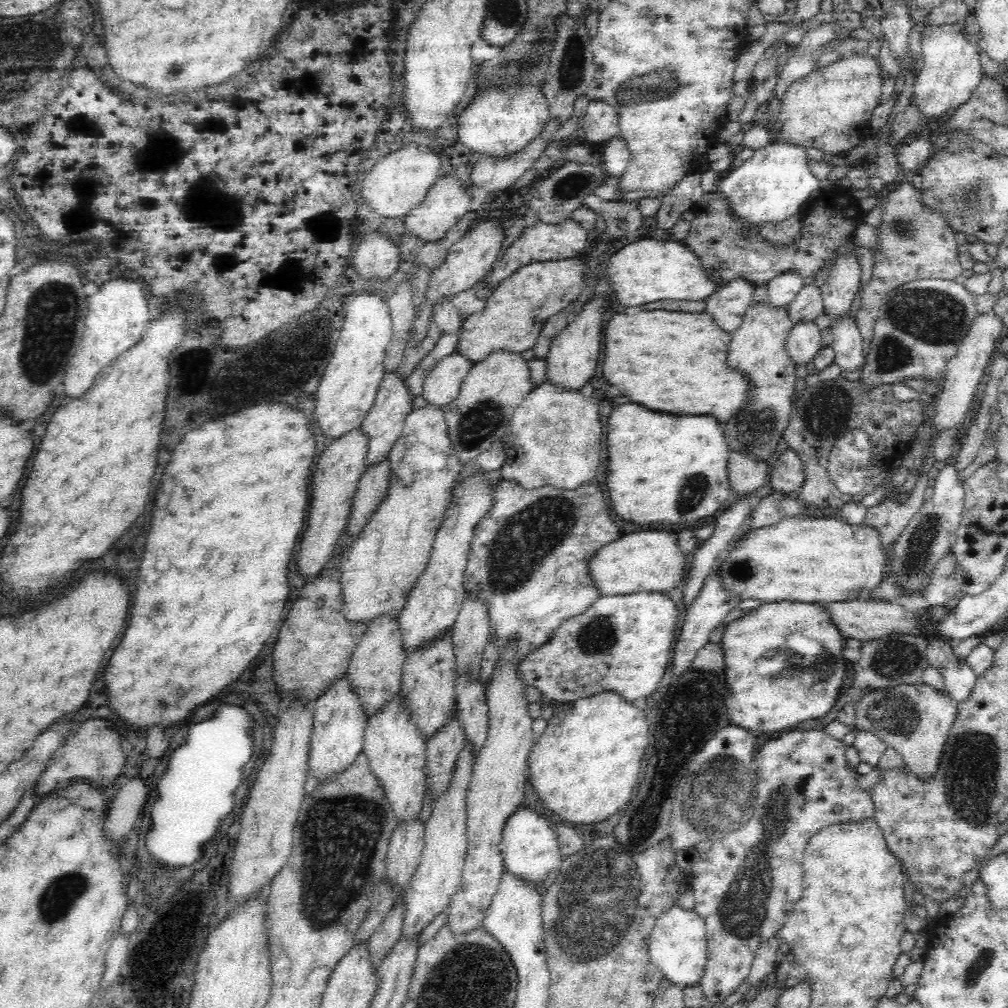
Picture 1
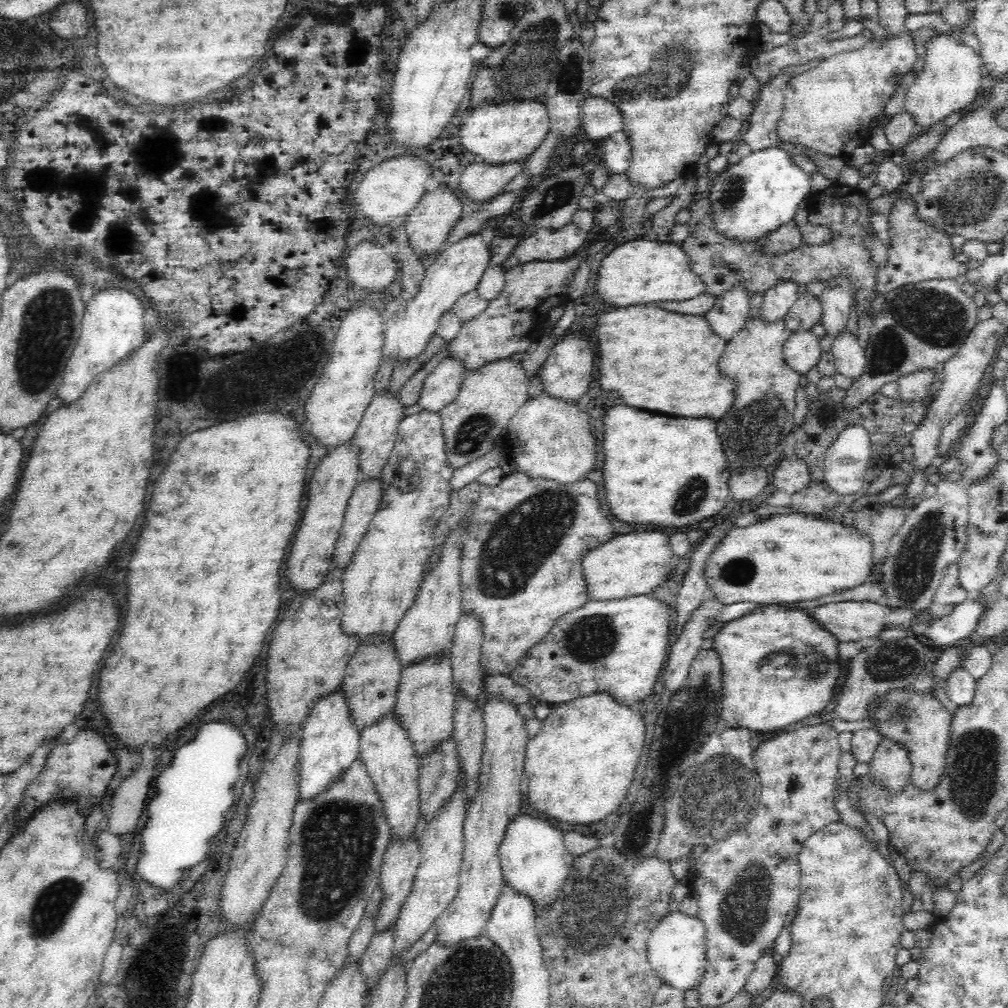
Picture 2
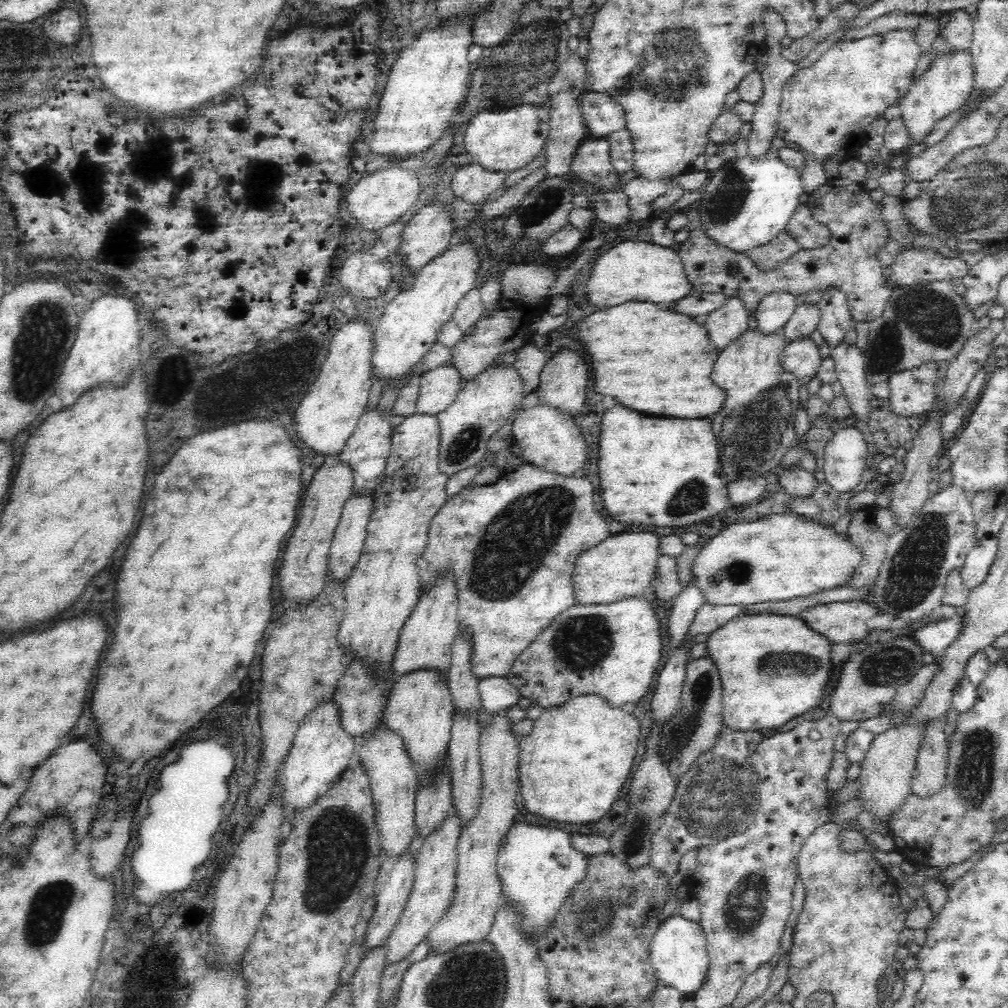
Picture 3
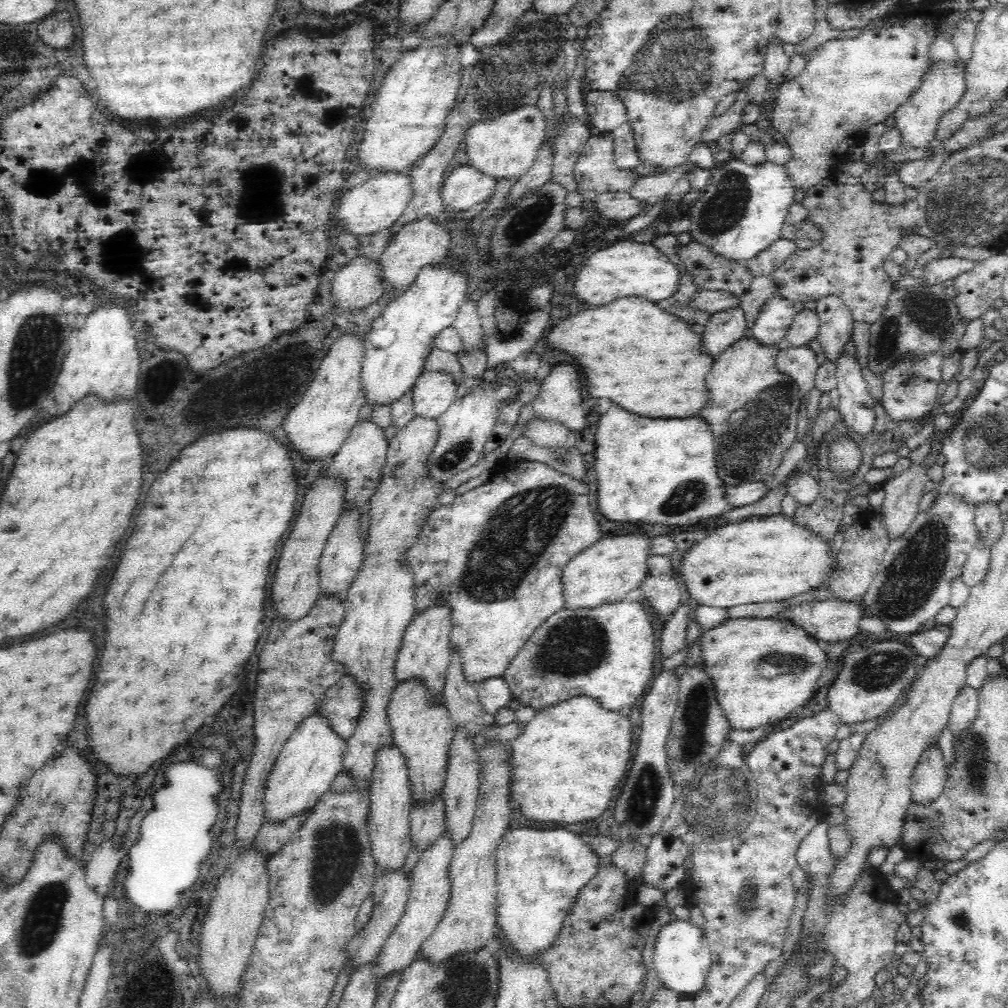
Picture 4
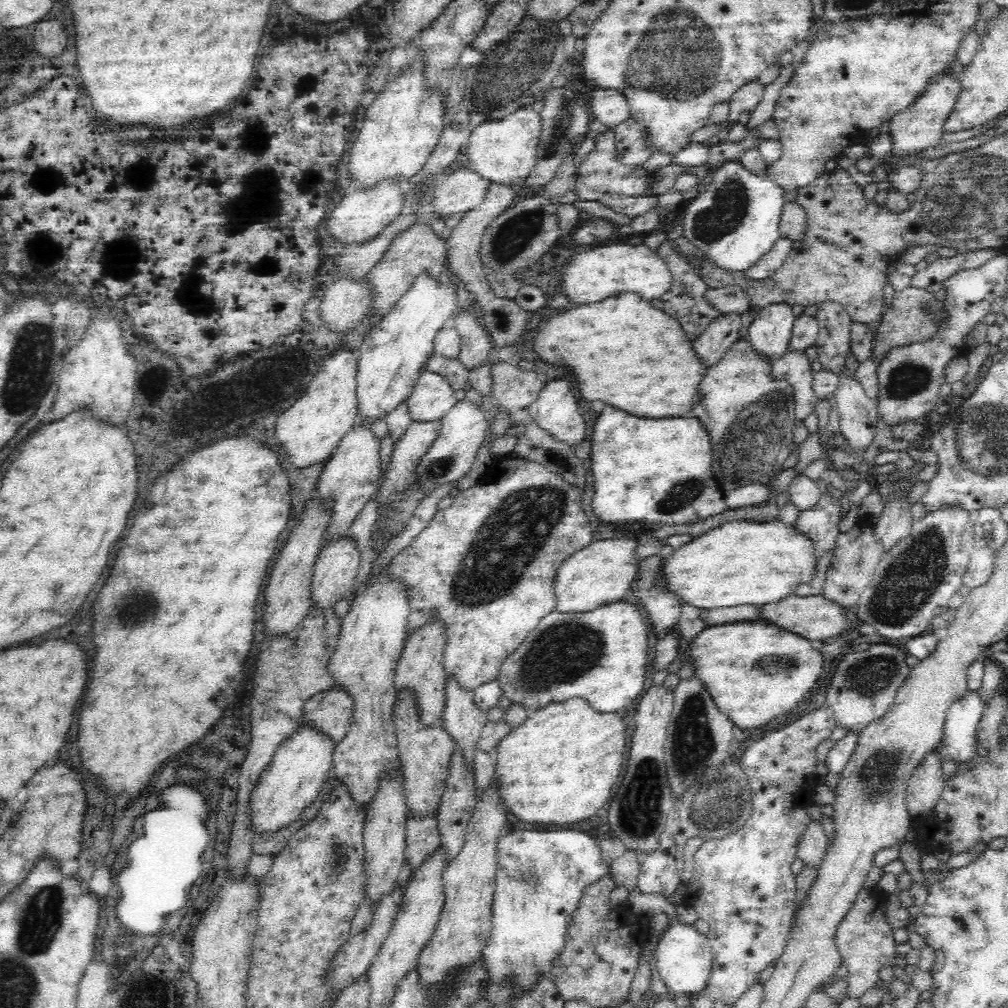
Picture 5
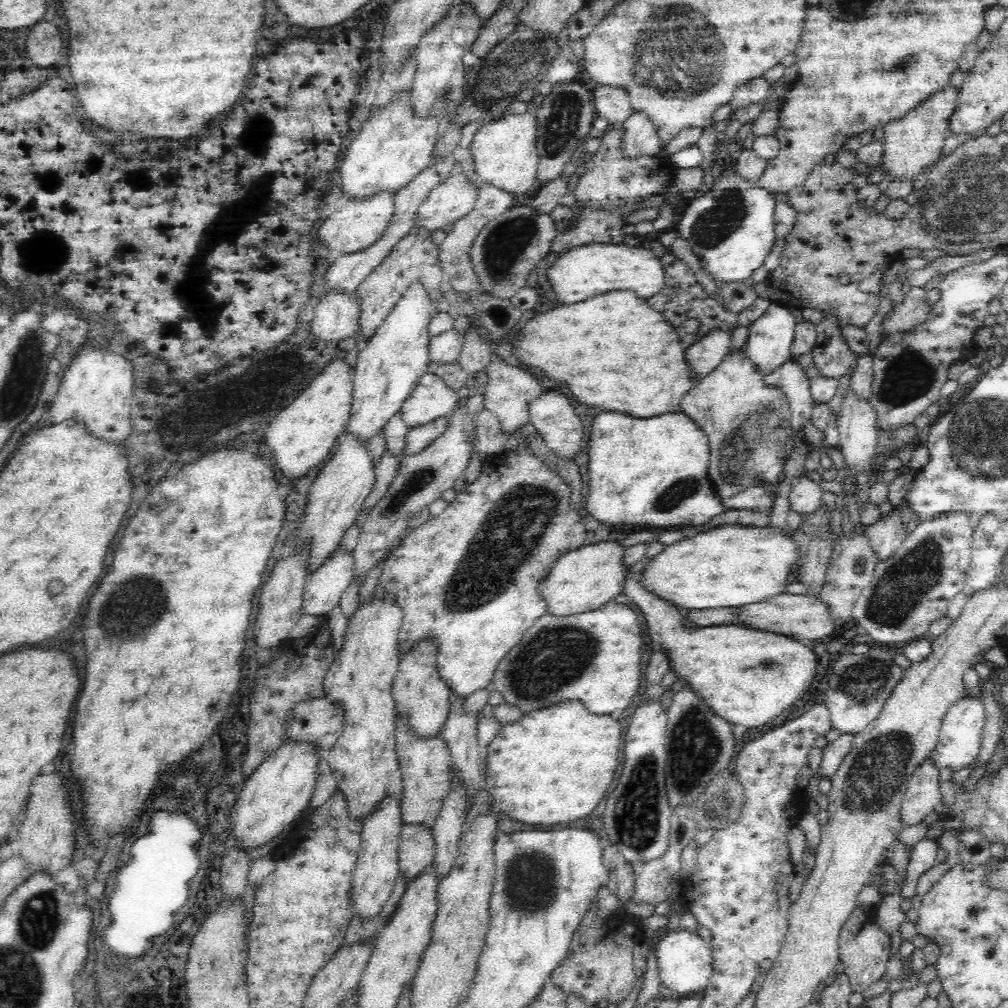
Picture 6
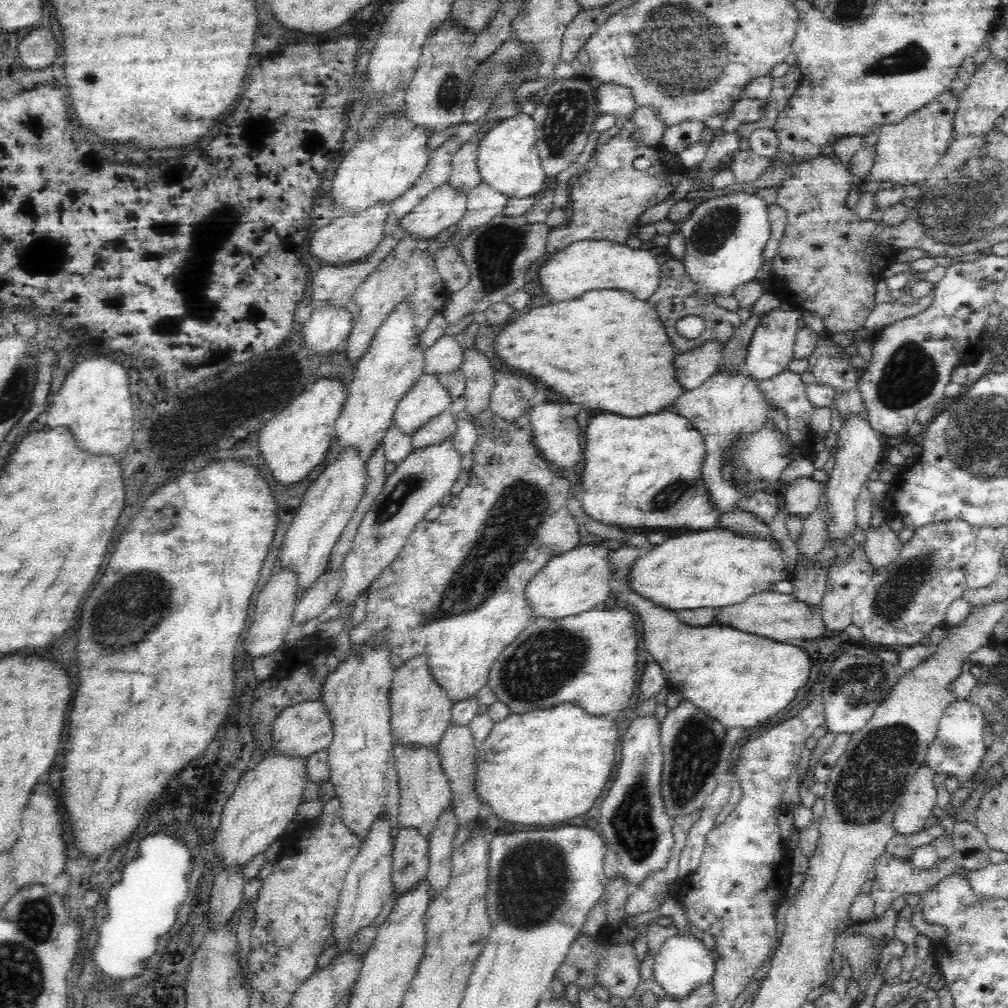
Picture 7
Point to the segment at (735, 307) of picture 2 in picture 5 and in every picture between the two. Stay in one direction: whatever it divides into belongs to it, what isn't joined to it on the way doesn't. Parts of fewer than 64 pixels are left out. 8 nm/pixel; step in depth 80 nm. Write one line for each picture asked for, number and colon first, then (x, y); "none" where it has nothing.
3: (724, 325)
4: (724, 328)
5: (712, 344)

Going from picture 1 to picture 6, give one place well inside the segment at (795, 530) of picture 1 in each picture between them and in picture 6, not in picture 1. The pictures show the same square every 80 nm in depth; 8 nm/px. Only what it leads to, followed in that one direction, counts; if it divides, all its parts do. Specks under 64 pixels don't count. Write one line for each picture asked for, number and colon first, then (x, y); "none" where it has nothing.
2: (792, 557)
3: (780, 557)
4: (772, 559)
5: (738, 563)
6: (729, 566)

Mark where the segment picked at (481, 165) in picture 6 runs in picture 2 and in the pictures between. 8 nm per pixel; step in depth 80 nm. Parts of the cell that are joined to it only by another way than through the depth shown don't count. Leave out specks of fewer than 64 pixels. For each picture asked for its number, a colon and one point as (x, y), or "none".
2: (506, 133)
3: (505, 141)
4: (506, 147)
5: (504, 151)

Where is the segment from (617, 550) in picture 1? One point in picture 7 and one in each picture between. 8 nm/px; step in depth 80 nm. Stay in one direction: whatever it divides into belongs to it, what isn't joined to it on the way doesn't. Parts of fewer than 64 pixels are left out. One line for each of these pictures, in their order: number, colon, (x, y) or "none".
2: (633, 564)
3: (619, 567)
4: (605, 573)
5: (601, 573)
6: (581, 580)
7: (572, 583)

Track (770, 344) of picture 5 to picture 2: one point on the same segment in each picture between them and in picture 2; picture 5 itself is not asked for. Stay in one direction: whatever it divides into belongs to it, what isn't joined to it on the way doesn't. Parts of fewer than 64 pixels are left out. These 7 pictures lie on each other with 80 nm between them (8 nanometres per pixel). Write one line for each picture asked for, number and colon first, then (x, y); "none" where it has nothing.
2: (778, 299)
3: (776, 308)
4: (774, 318)

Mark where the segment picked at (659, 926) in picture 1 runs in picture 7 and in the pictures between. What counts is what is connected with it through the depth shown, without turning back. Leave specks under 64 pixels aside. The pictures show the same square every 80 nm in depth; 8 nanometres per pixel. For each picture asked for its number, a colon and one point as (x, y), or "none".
2: (676, 951)
3: (678, 953)
4: (682, 959)
5: (683, 956)
6: (685, 962)
7: (683, 964)

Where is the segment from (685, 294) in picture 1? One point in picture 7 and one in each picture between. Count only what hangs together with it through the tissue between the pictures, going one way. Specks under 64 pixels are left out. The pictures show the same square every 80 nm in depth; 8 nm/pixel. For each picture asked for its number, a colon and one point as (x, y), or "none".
2: (641, 271)
3: (632, 270)
4: (624, 267)
5: (589, 276)
6: (590, 268)
7: (584, 265)

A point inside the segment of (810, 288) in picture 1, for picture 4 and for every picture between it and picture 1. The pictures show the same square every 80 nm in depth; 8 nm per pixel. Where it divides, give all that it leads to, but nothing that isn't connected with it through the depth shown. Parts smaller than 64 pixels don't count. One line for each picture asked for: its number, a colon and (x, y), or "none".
2: (806, 311)
3: (805, 320)
4: (804, 328)

